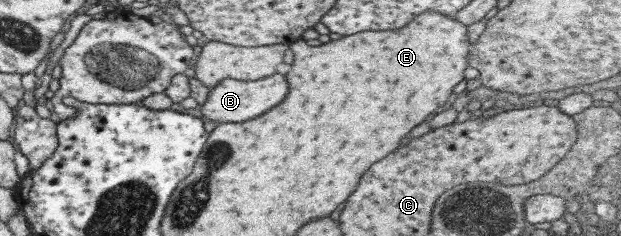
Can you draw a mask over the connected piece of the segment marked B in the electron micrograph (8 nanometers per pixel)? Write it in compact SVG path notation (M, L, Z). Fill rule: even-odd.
M279 73L258 80L220 80L216 86L209 90L208 97L205 102L200 105L201 118L204 121L212 120L219 123L239 123L242 120L250 120L264 114L266 110L270 110L272 106L280 104L284 100L284 96L288 94L289 85L286 84L286 77Z

